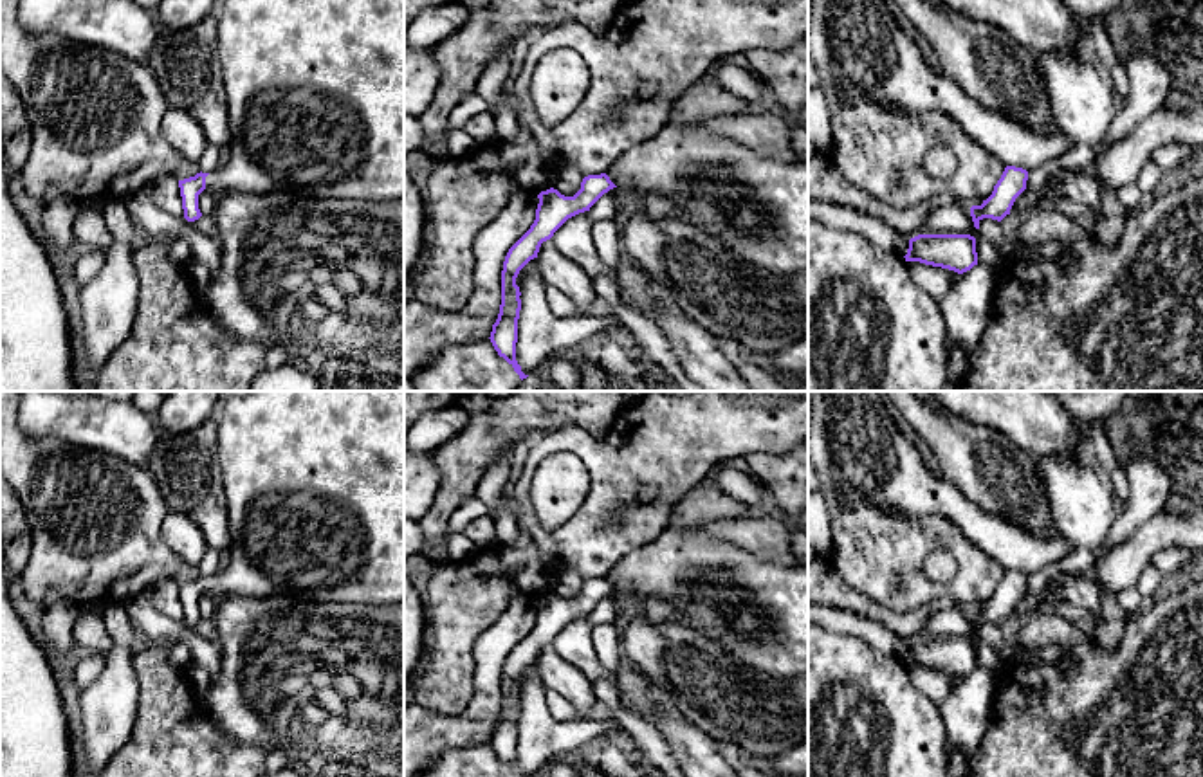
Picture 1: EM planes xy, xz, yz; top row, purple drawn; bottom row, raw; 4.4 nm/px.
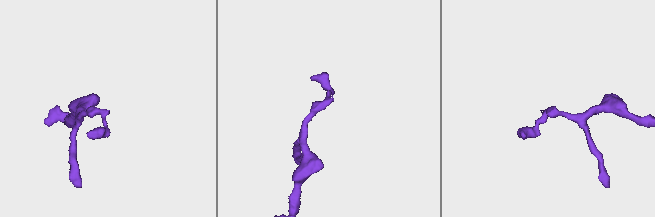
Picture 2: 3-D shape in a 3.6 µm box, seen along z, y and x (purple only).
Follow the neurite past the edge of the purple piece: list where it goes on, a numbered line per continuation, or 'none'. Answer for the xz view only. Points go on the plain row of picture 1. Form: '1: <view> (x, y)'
1: xz (756, 610)

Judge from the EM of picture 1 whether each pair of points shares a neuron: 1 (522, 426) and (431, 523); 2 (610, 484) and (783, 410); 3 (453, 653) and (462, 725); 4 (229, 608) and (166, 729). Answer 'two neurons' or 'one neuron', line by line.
1: one neuron
2: one neuron
3: two neurons
4: two neurons

